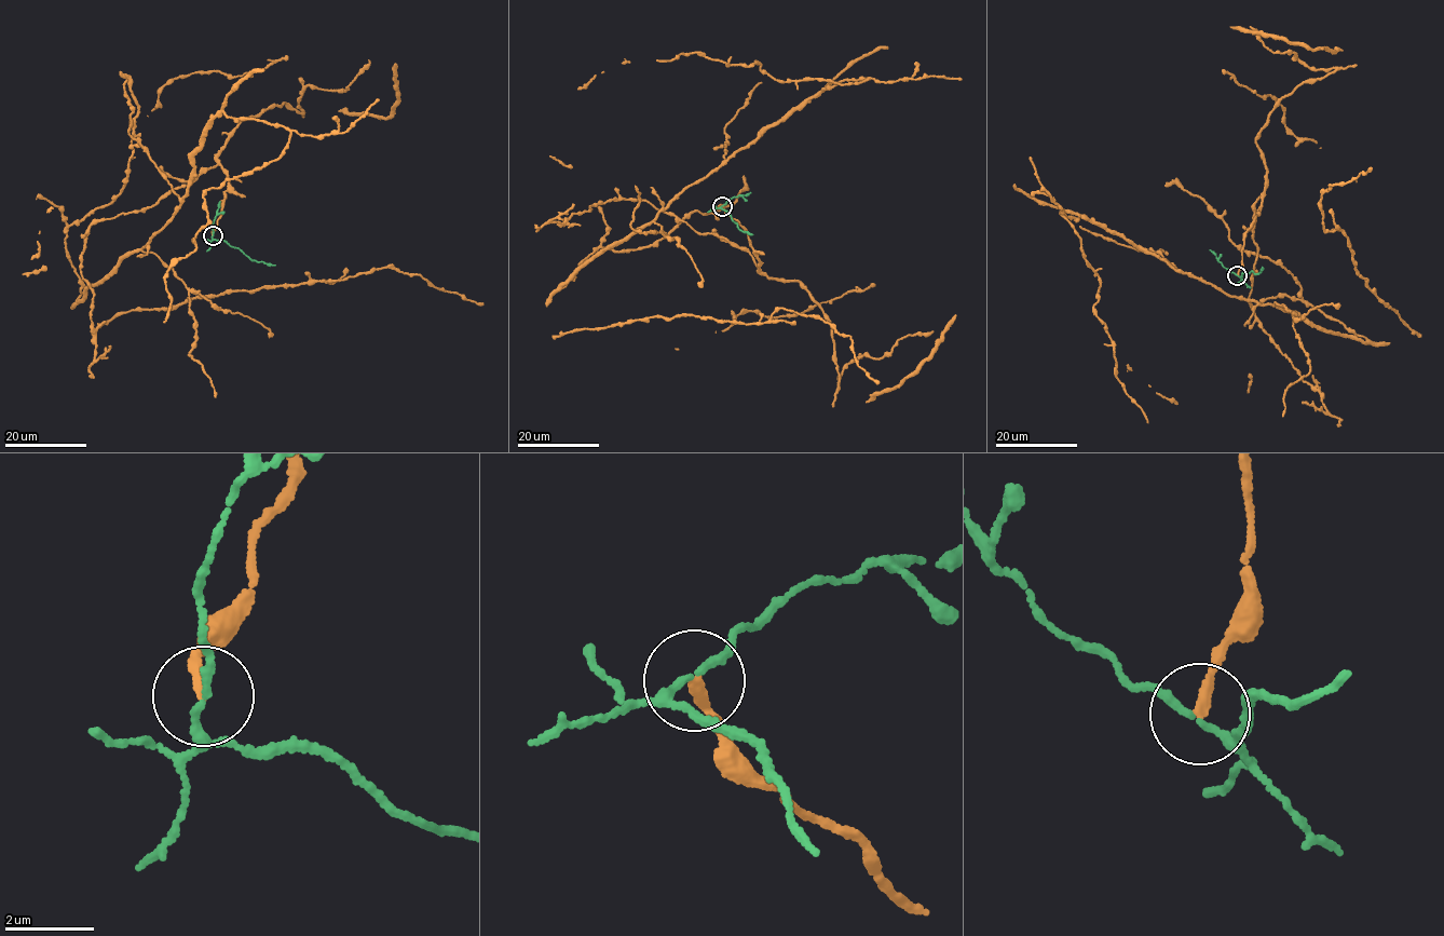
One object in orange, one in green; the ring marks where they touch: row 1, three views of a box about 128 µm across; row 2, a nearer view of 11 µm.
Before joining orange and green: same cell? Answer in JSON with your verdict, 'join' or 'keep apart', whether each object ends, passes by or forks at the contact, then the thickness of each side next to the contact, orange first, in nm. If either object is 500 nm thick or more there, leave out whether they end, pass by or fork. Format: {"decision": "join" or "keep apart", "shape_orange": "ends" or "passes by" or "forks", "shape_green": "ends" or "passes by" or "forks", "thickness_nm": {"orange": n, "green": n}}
{"decision": "keep apart", "shape_orange": "ends", "shape_green": "forks", "thickness_nm": {"orange": 240, "green": 140}}

